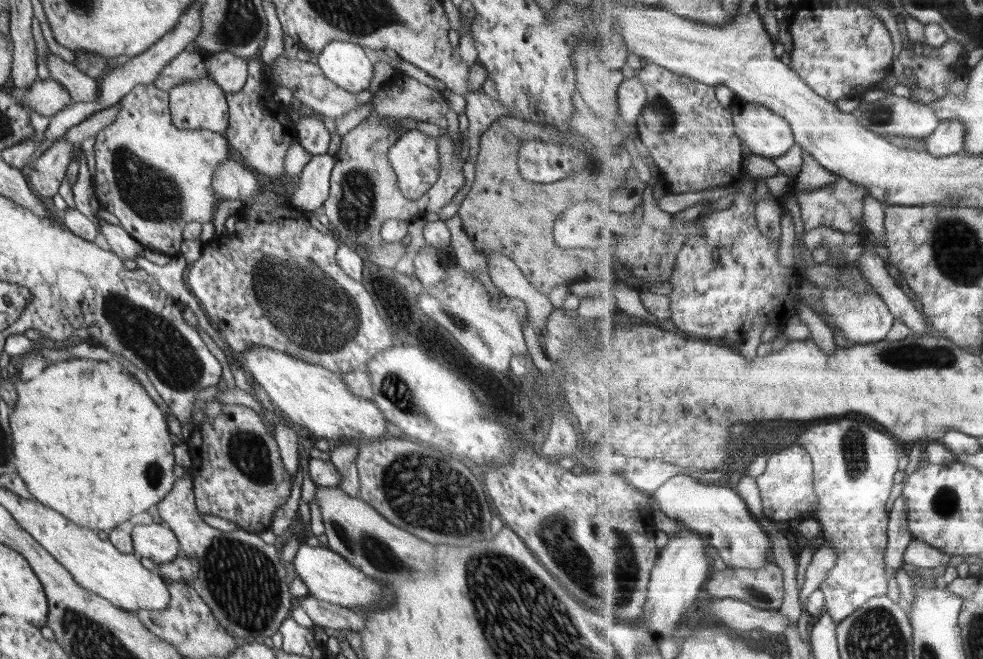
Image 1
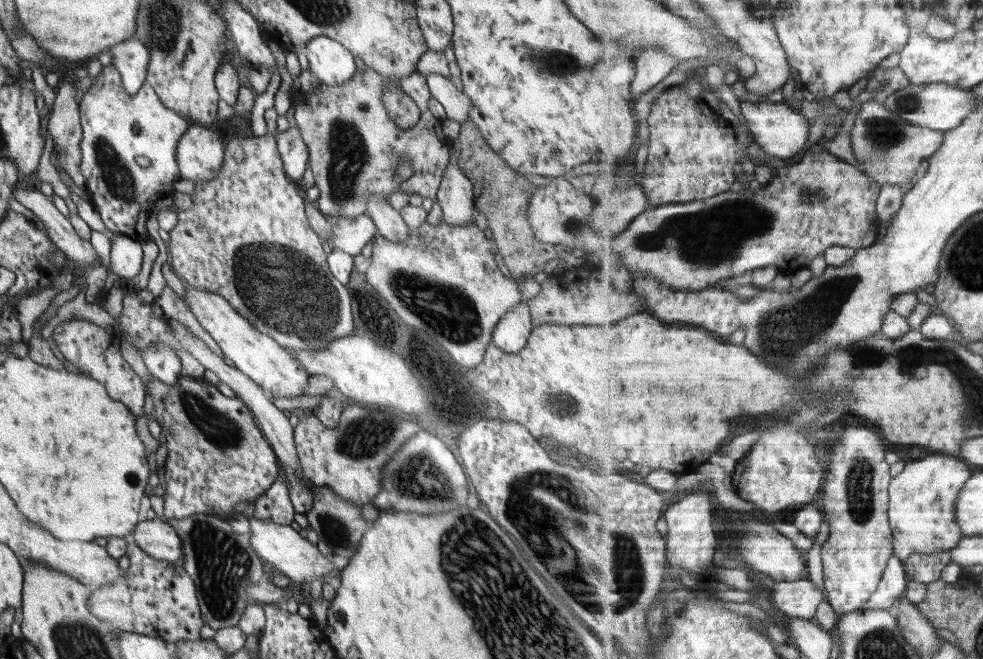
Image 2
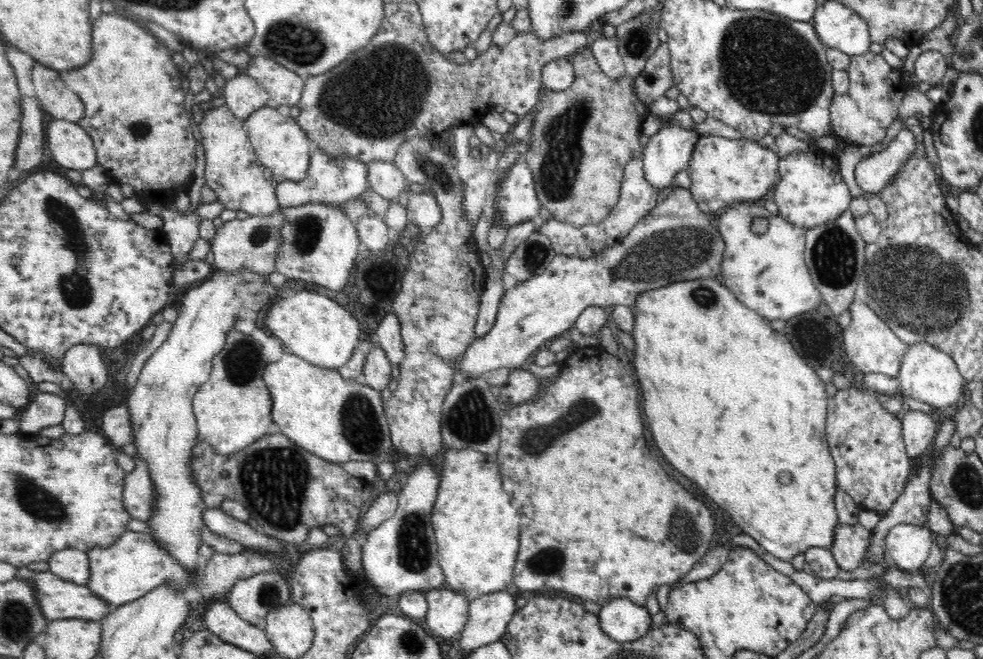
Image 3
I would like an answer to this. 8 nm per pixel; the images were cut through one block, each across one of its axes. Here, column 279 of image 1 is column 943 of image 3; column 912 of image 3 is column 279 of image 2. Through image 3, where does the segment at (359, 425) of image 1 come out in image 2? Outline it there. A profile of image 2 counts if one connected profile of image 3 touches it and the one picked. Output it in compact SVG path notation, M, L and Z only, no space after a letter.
M185 284L187 289L186 304L196 316L204 330L208 332L220 346L224 356L234 366L249 376L267 395L276 399L296 398L304 396L309 385L309 372L293 354L272 337L261 333L251 322L248 322L238 311L219 294L207 290L196 290L194 286Z

